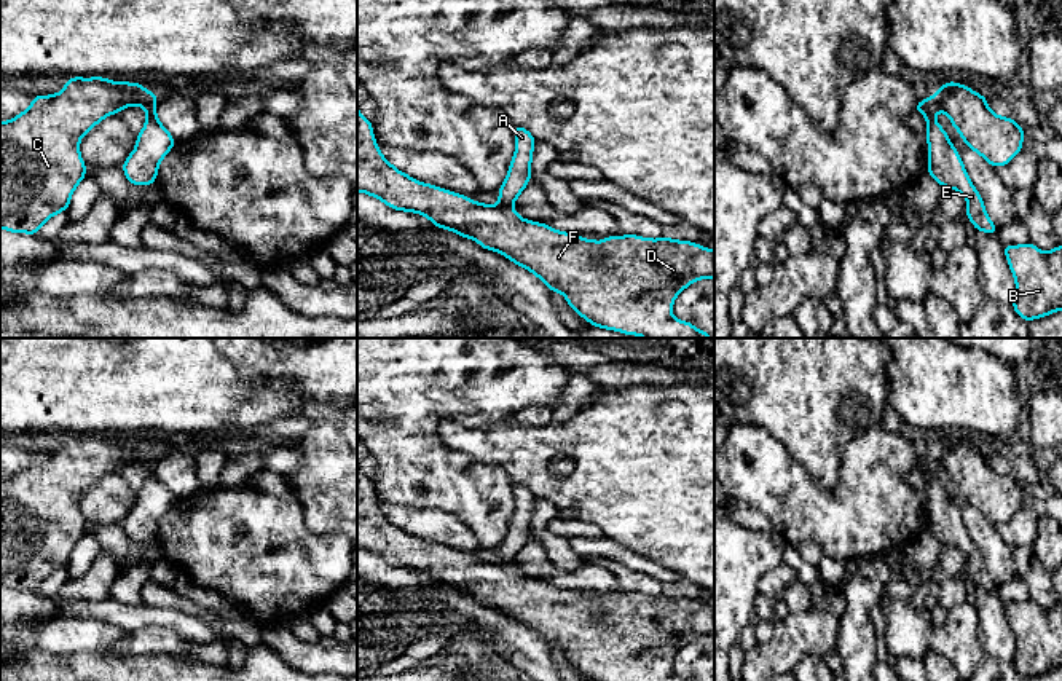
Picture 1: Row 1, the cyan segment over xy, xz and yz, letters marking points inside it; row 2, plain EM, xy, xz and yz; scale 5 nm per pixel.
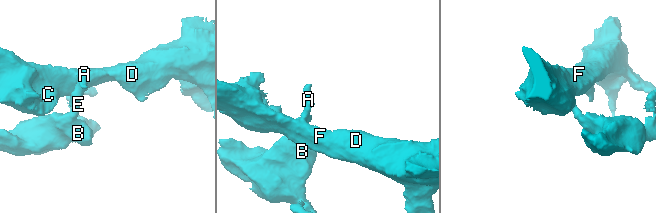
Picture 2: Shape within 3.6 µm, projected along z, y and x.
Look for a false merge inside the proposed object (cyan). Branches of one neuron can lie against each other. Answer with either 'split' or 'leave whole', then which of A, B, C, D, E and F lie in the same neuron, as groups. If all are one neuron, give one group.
split; A B E / C D F

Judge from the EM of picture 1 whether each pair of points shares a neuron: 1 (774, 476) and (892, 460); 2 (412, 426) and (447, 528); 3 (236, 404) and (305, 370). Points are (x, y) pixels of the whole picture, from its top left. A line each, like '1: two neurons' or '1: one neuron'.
1: one neuron
2: two neurons
3: one neuron

